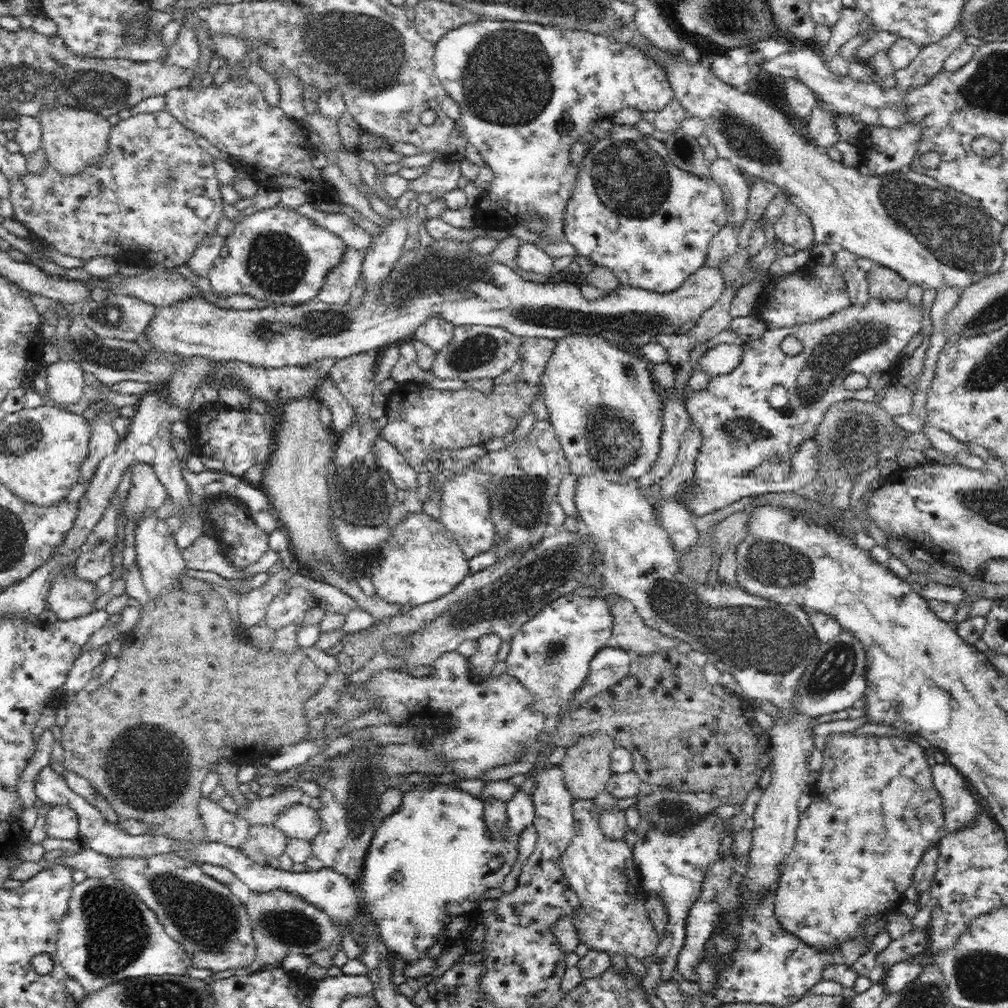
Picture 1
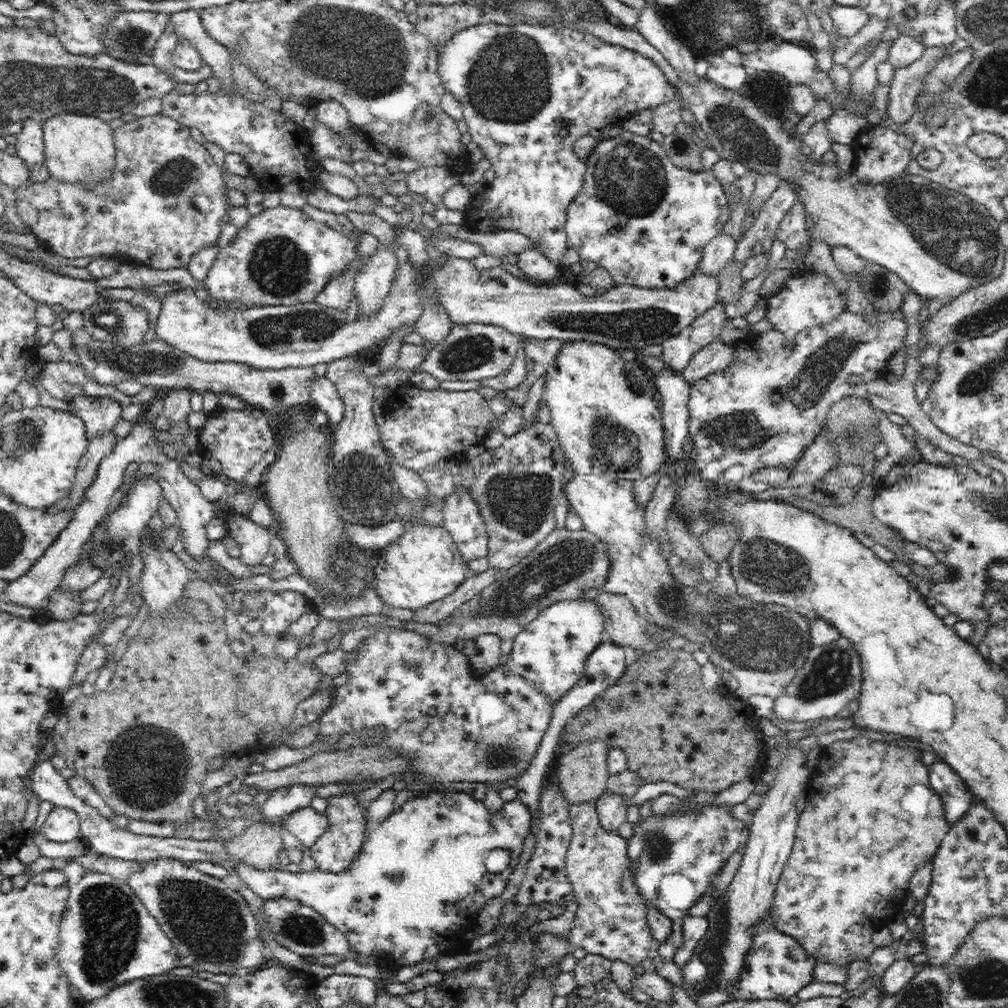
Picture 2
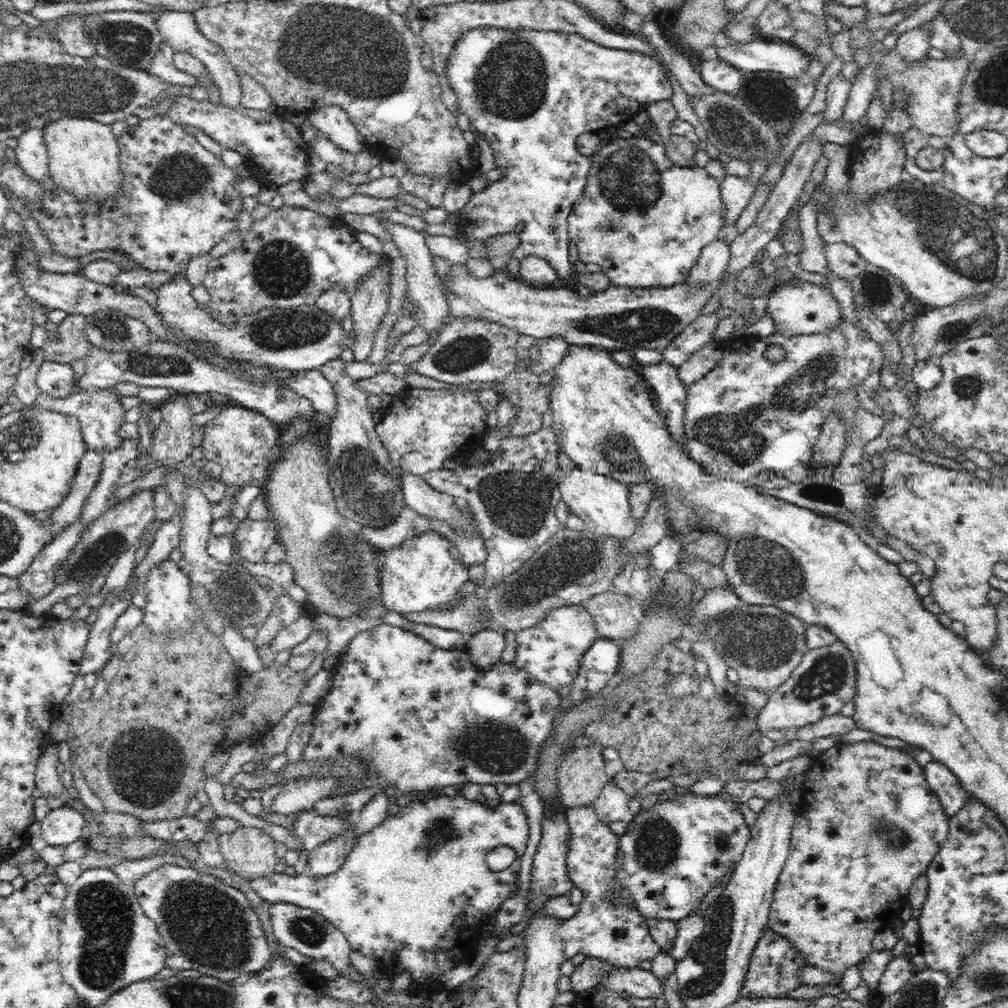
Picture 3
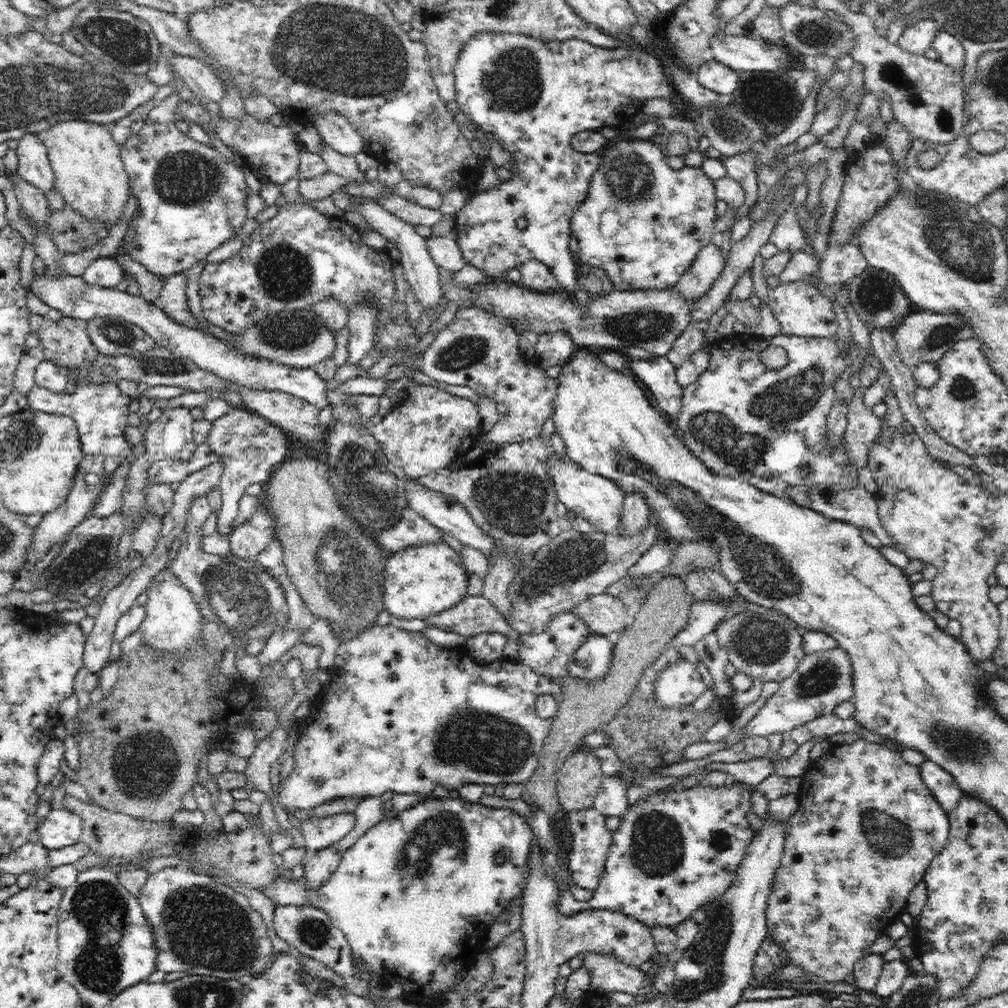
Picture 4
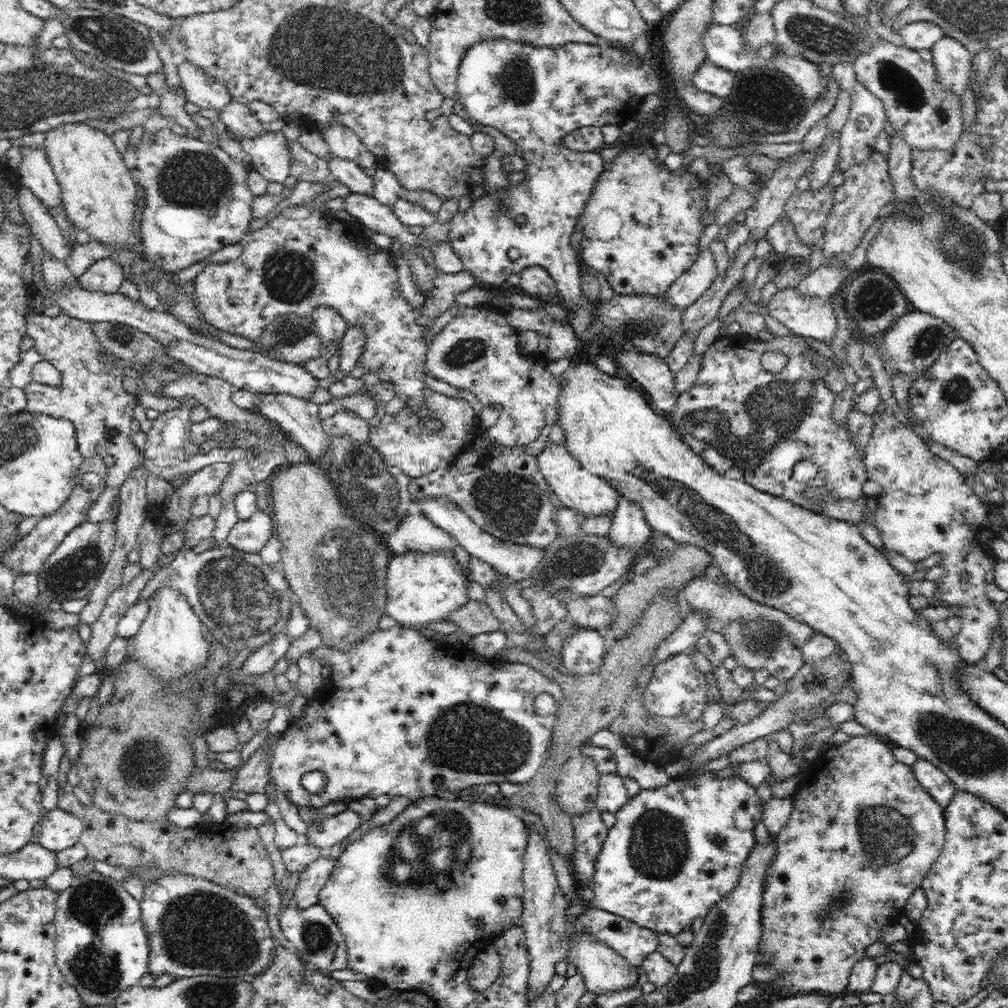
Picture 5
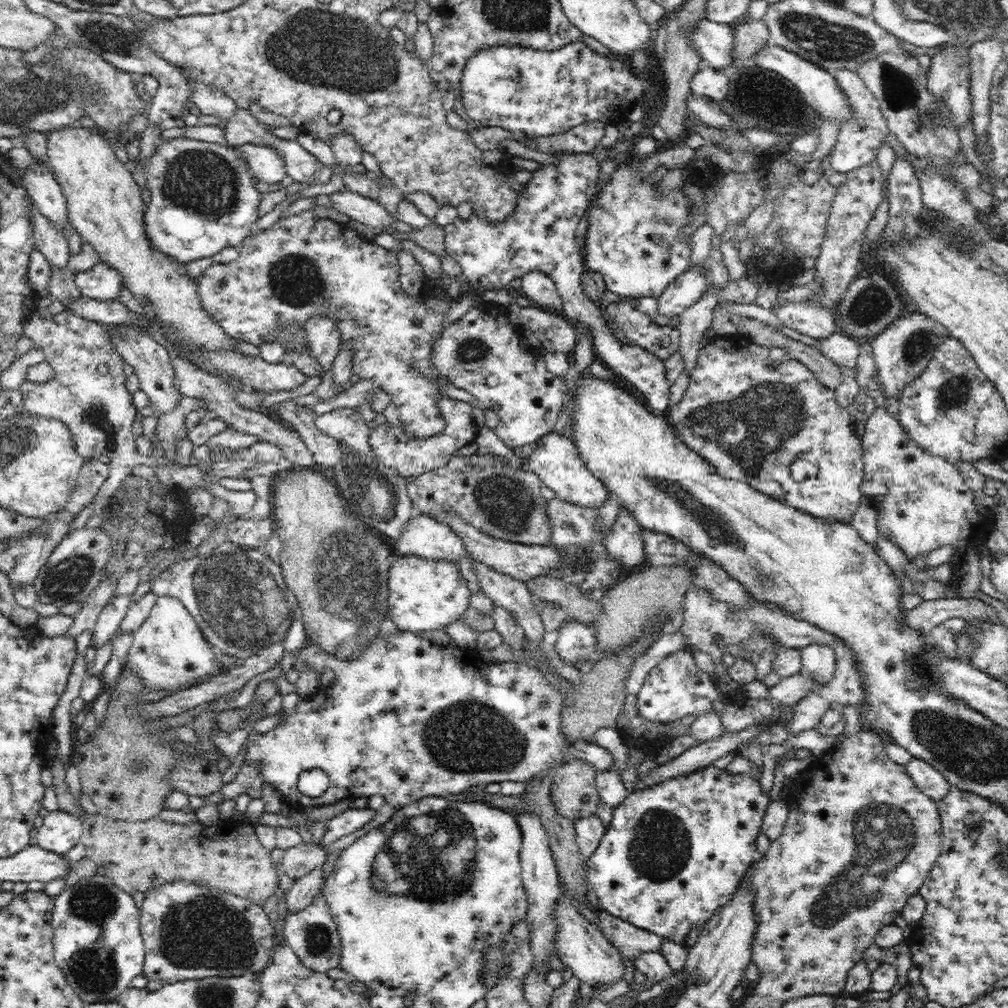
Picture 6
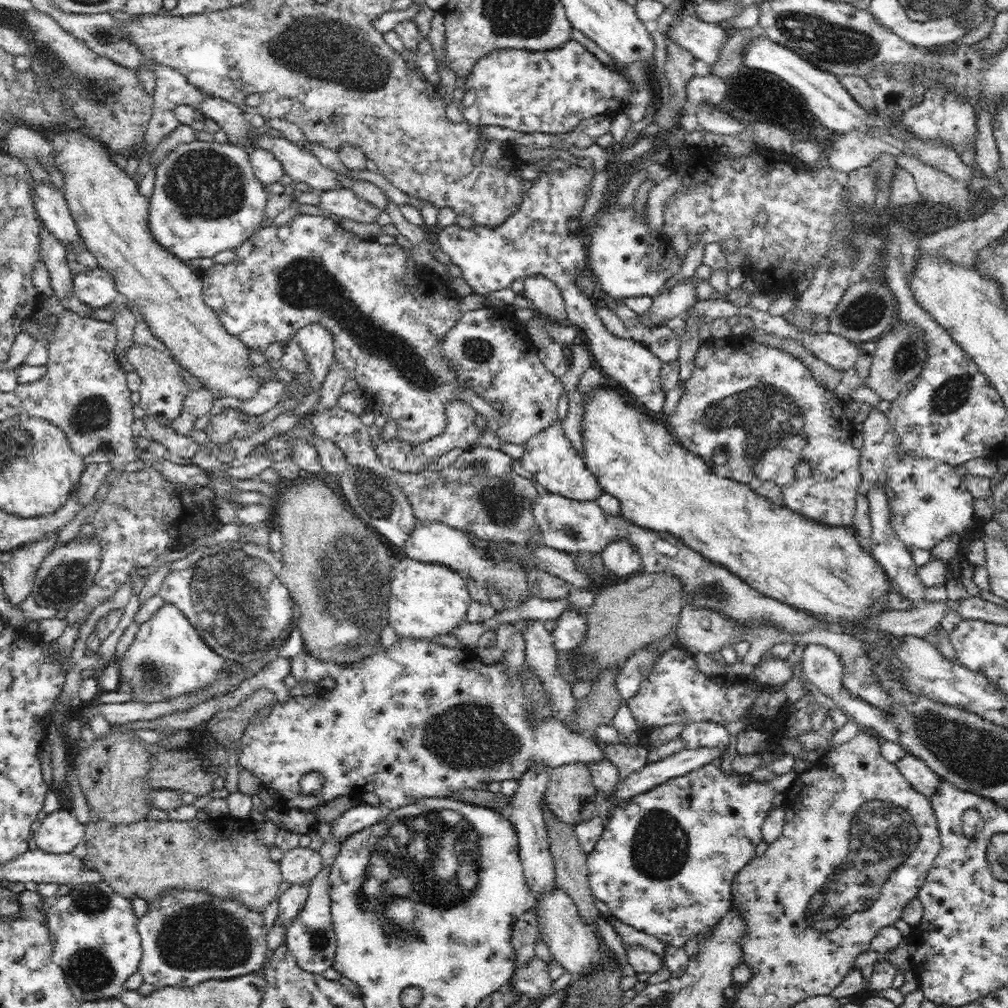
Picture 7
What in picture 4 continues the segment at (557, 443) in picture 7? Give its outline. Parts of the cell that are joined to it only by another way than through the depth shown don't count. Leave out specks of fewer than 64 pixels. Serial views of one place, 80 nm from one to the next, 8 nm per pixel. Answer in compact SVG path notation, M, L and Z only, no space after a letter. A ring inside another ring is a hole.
M554 457L549 473L554 479L559 501L565 504L571 514L588 520L594 531L627 534L622 518L626 489L601 474L588 473L568 458Z

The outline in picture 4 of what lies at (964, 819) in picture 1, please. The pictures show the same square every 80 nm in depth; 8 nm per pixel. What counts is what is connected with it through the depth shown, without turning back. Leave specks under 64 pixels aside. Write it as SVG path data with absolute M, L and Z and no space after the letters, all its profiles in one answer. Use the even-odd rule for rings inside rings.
M926 759L920 767L924 782L930 787L932 794L938 799L946 813L950 814L957 809L961 798L966 796L966 792L960 788L954 775L946 772L943 766L938 766L930 759Z

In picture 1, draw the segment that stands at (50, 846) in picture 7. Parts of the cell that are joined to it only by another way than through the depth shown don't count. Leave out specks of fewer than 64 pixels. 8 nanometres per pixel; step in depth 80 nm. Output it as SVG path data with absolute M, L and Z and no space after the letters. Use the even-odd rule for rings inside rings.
M69 804L50 805L46 814L44 831L54 839L72 839L79 836L79 816Z

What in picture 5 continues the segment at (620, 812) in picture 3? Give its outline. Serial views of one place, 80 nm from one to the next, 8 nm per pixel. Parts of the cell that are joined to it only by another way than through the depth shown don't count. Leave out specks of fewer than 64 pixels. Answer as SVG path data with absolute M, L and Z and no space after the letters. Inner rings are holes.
M617 773L601 775L594 804L600 812L616 814L628 801L625 779Z

